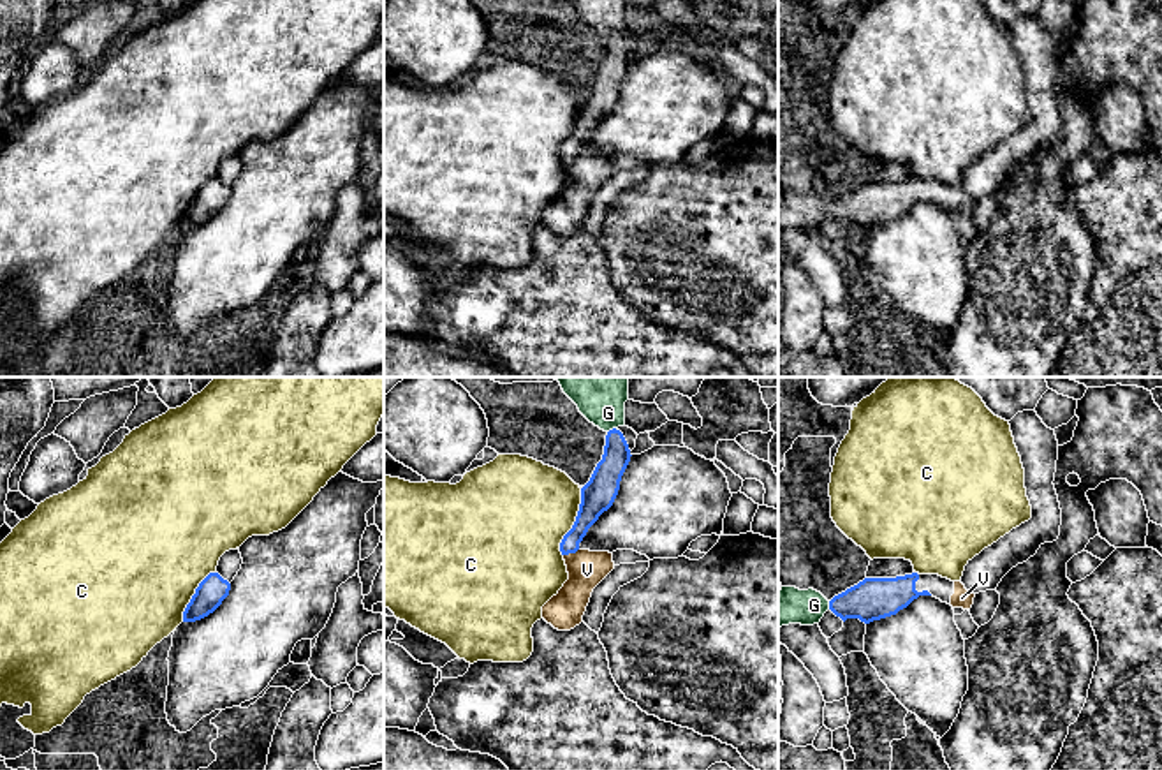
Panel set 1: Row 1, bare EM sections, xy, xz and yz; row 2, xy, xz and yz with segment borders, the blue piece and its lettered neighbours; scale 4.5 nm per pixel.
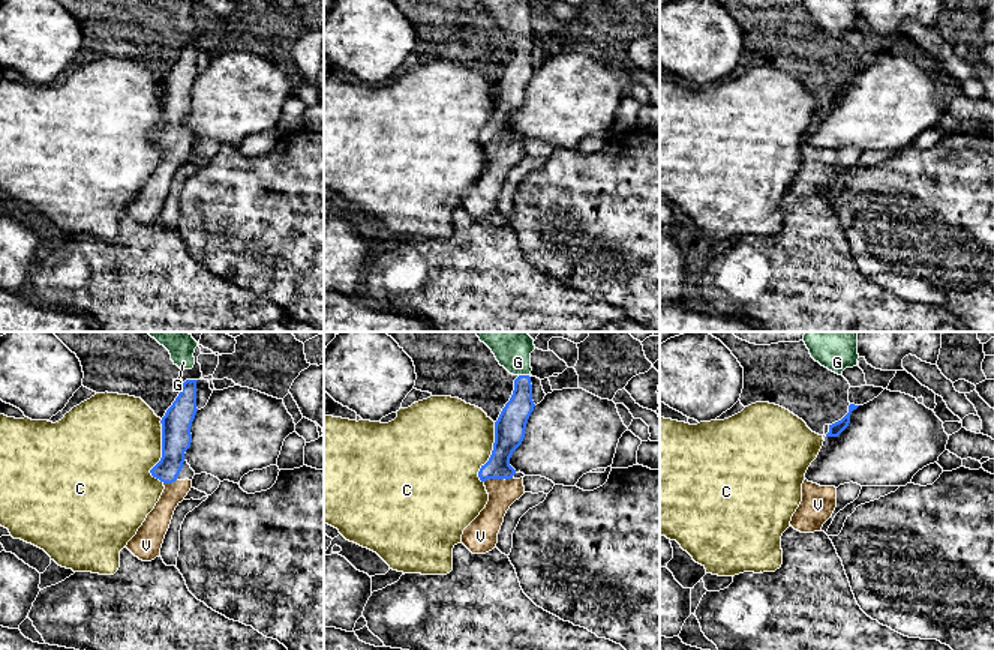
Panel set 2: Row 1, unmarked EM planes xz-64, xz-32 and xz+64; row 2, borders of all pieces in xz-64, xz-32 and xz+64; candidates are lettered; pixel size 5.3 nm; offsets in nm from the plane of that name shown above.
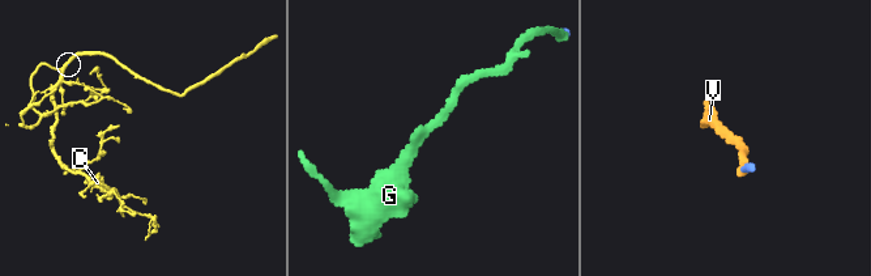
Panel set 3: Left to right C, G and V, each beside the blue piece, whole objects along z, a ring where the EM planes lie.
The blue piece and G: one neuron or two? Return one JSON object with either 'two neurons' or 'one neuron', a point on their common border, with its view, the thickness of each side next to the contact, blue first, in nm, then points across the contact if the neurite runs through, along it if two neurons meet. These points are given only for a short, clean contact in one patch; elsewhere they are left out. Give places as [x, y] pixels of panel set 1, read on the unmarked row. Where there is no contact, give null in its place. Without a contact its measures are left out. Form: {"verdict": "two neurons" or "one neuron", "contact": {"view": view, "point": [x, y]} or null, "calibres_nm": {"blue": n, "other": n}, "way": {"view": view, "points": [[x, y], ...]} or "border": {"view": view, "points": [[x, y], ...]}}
{"verdict": "one neuron", "contact": {"view": "xz", "point": [613, 34]}, "calibres_nm": {"blue": 140, "other": 160}, "way": {"view": "xz", "points": [[604, 87], [613, 69], [613, 34], [606, 16]]}}

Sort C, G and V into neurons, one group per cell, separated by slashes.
C / G V

